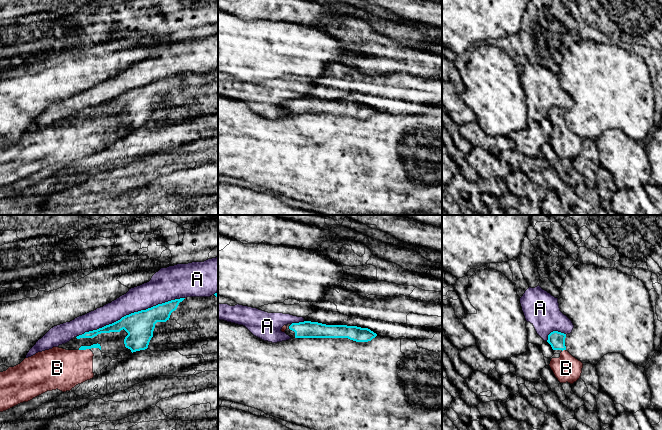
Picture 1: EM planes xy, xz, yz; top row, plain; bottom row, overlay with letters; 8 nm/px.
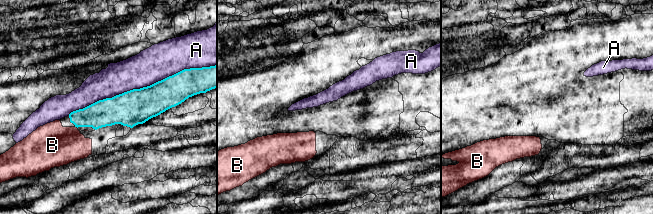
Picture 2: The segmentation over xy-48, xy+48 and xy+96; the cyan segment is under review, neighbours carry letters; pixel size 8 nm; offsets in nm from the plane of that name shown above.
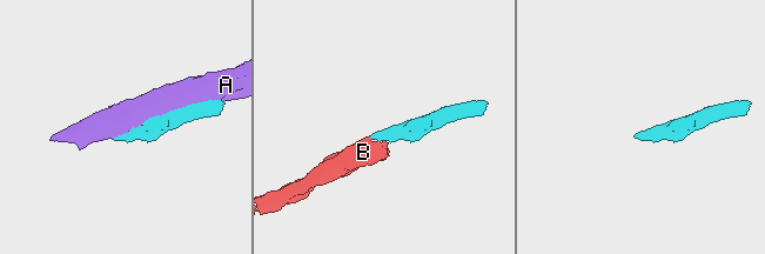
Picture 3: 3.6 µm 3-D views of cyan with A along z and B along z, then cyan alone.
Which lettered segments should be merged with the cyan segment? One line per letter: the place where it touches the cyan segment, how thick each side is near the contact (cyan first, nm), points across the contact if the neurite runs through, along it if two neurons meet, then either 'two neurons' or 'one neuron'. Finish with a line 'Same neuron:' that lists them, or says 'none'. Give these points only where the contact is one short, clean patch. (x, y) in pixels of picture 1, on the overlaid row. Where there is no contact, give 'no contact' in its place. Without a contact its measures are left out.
A: contact xy (131, 313); calibres 220 and 200 nm; two neurons
B: contact xy (84, 349); calibres 40 and 320 nm; one neuron
Same neuron: B

